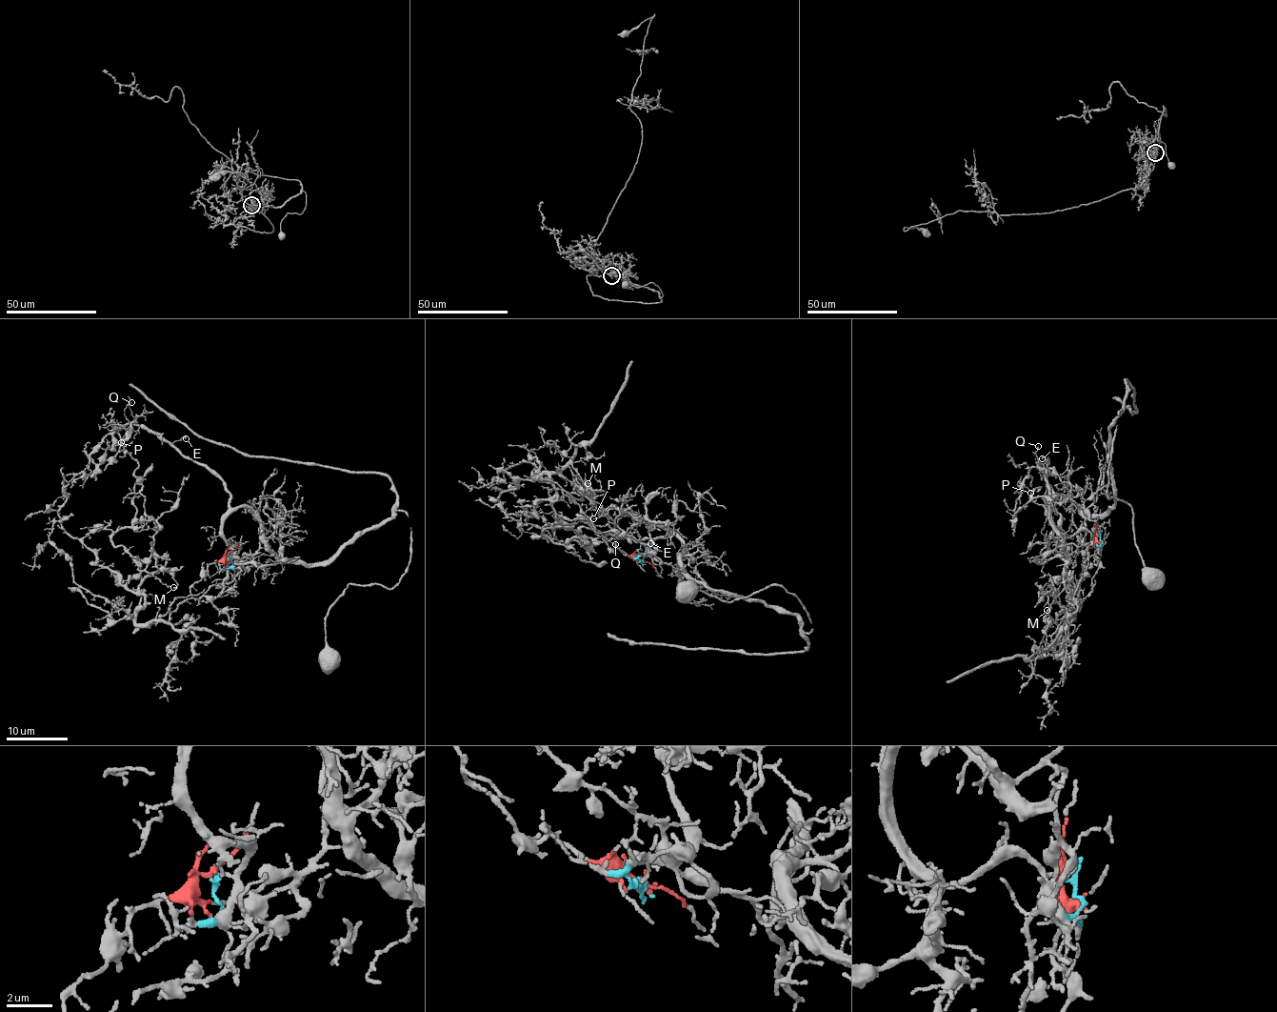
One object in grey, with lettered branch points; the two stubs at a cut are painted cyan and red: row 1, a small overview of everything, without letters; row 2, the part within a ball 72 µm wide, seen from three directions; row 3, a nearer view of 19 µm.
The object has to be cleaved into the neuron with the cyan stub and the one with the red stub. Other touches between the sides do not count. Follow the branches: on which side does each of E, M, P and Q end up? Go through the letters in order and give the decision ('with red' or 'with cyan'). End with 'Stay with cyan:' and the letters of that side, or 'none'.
E: with cyan
M: with red
P: with cyan
Q: with cyan
Stay with cyan: E, P, Q

